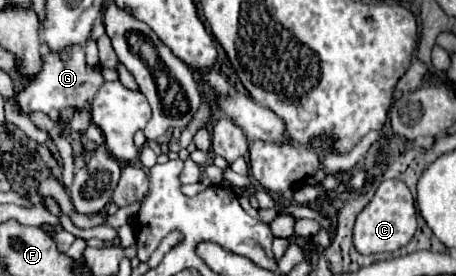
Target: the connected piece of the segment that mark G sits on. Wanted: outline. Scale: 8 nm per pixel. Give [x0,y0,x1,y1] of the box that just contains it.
[18,47,104,121]

